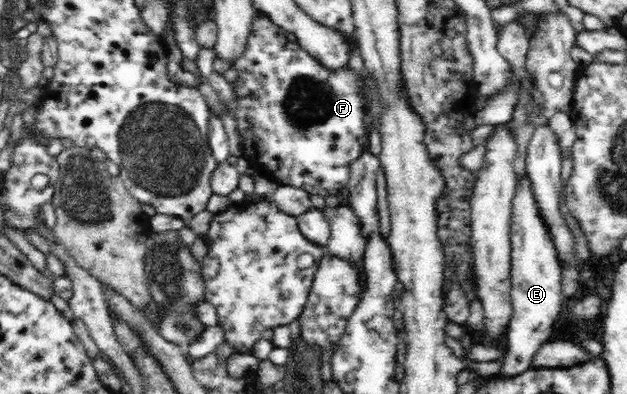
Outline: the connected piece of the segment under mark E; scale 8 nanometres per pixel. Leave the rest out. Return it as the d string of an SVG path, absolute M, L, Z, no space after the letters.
M527 173L517 180L516 197L513 199L512 230L511 230L511 270L510 270L510 296L512 301L512 320L510 320L508 336L505 343L508 348L505 350L504 362L498 373L512 378L522 374L523 371L532 368L530 362L533 360L537 350L550 340L554 332L554 324L560 322L560 312L562 312L562 273L559 254L556 253L554 242L551 239L550 230L546 221L540 216L538 206L535 203L534 194L531 193L531 183L527 178Z

